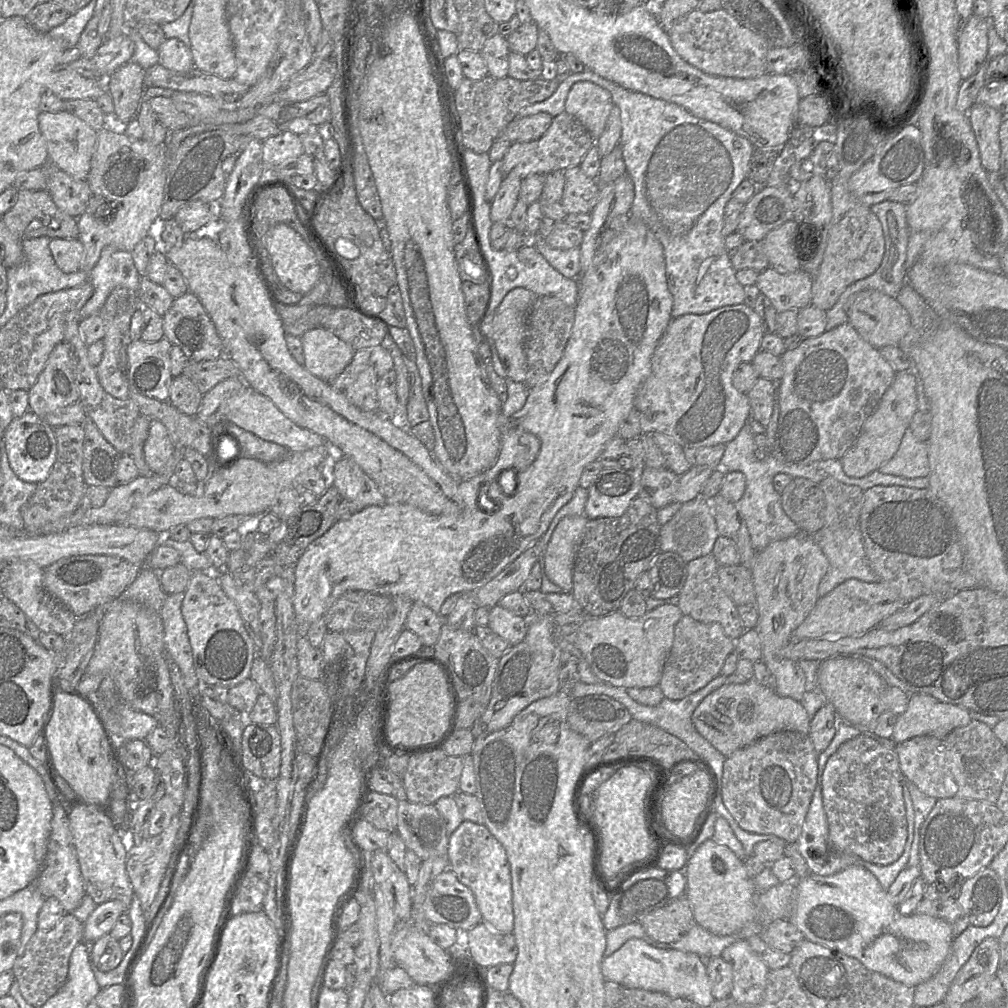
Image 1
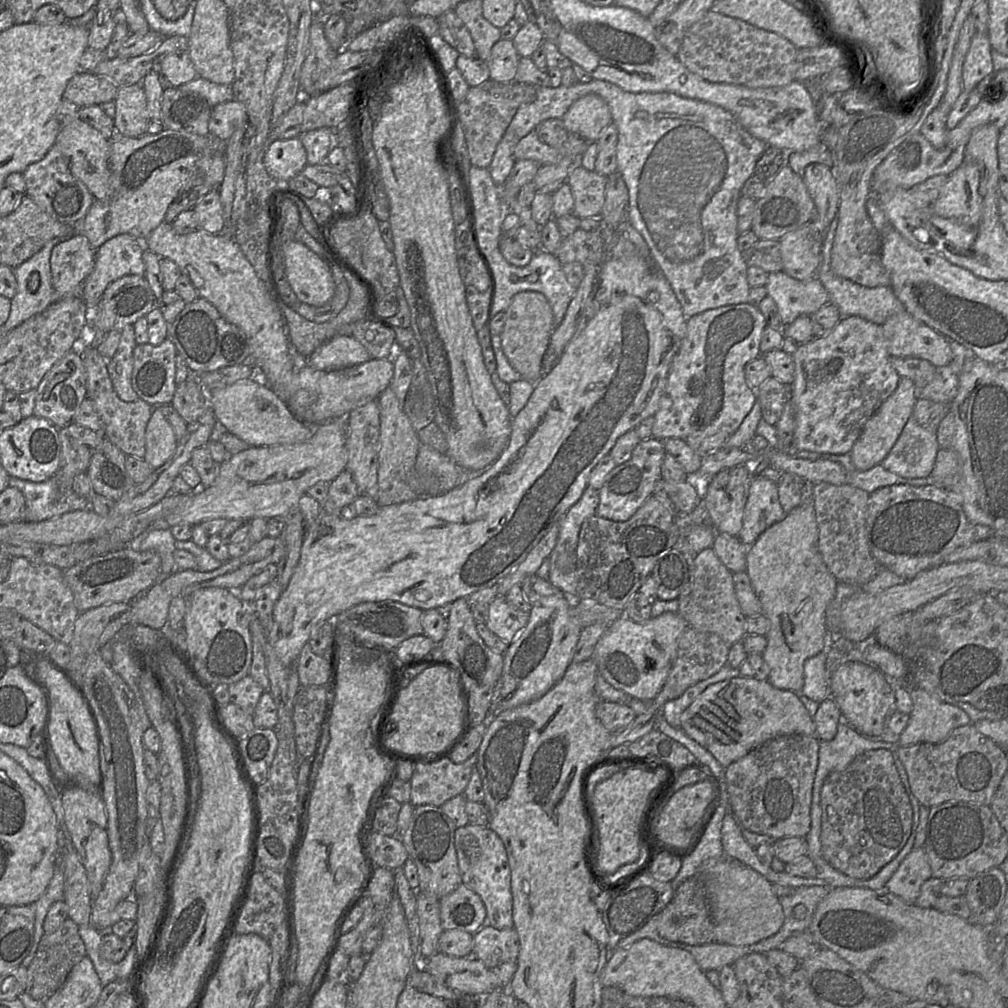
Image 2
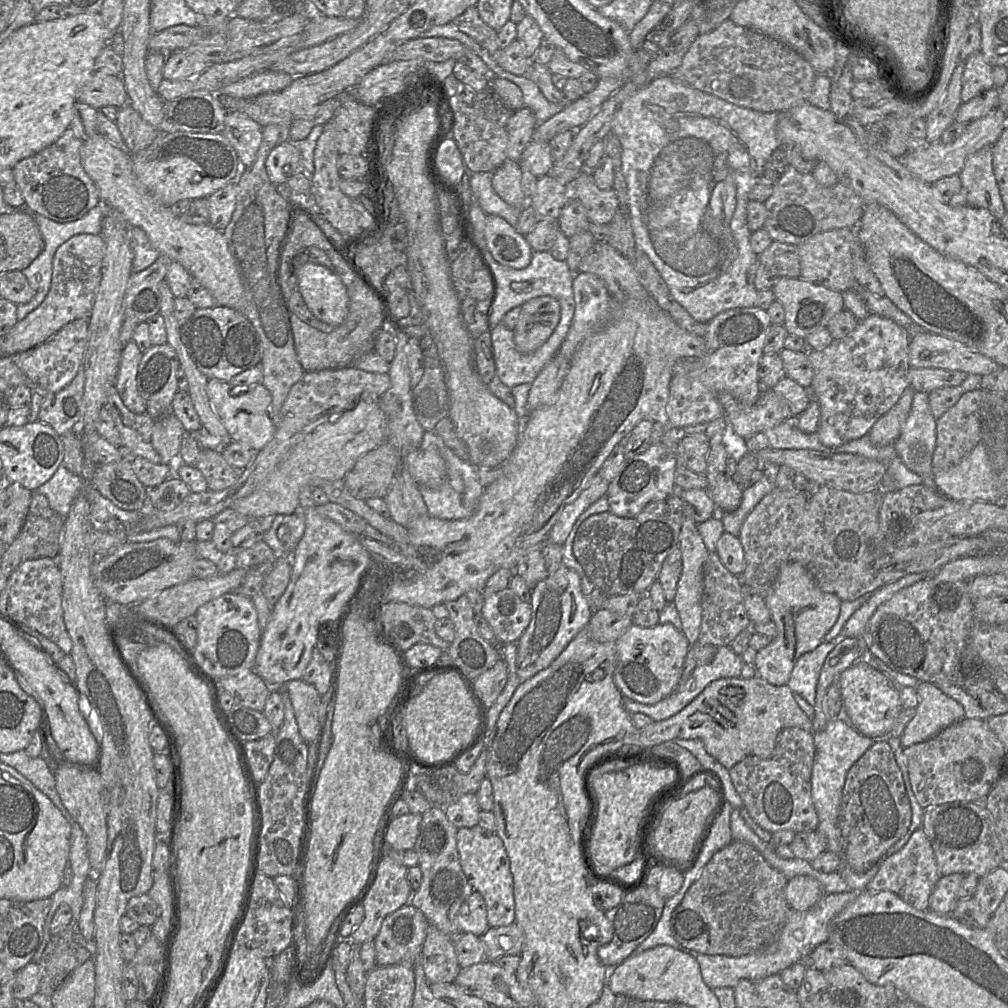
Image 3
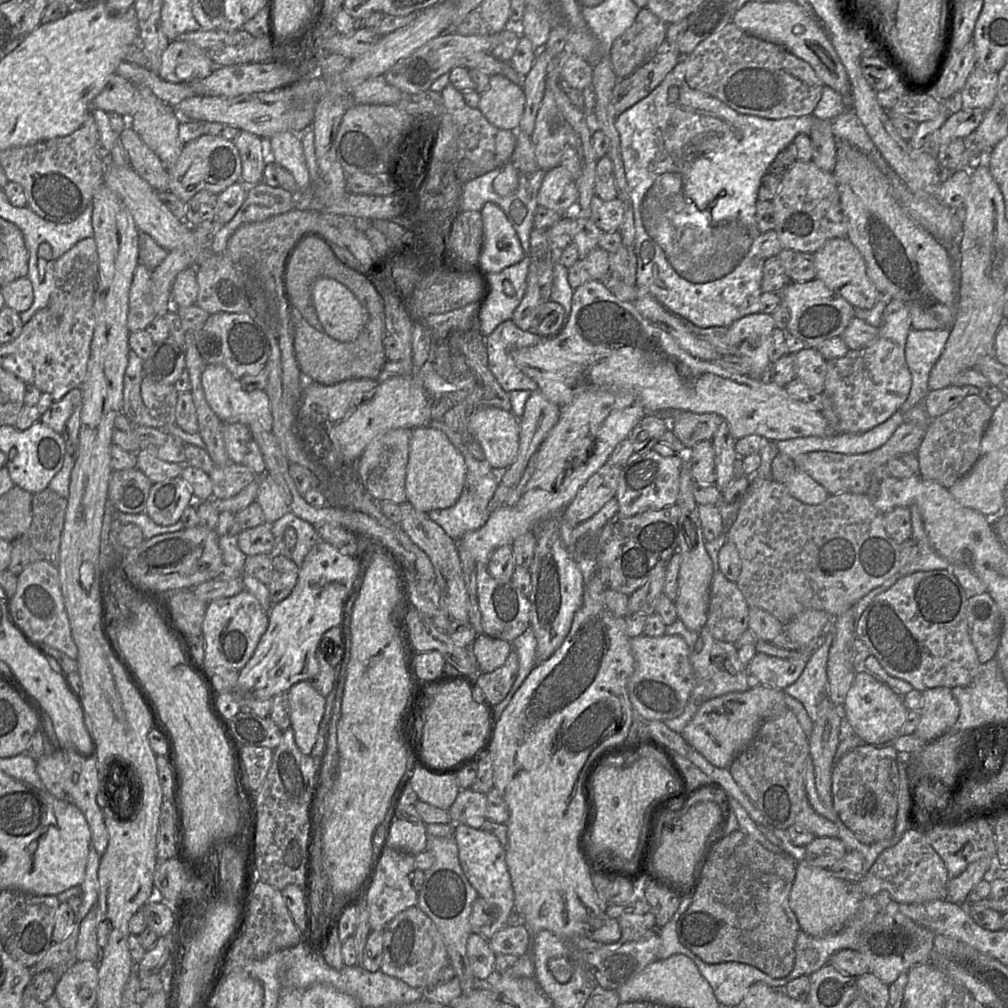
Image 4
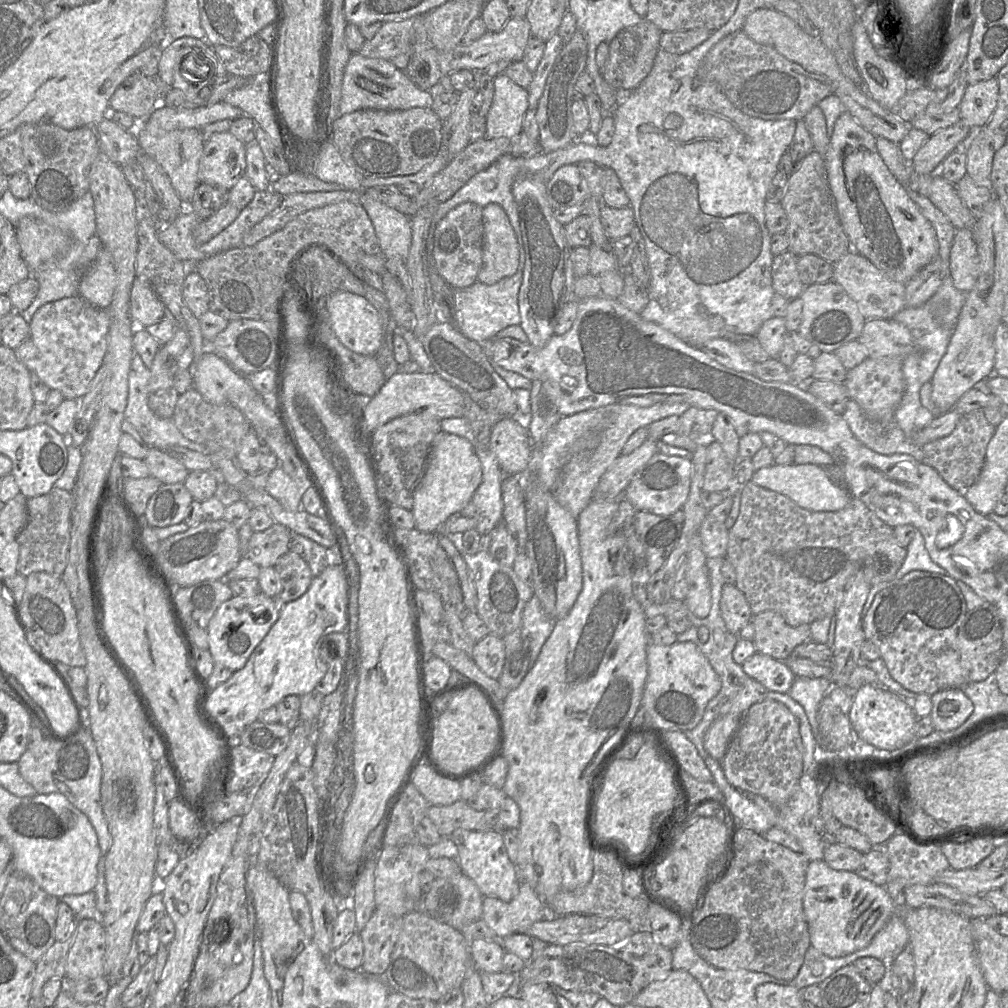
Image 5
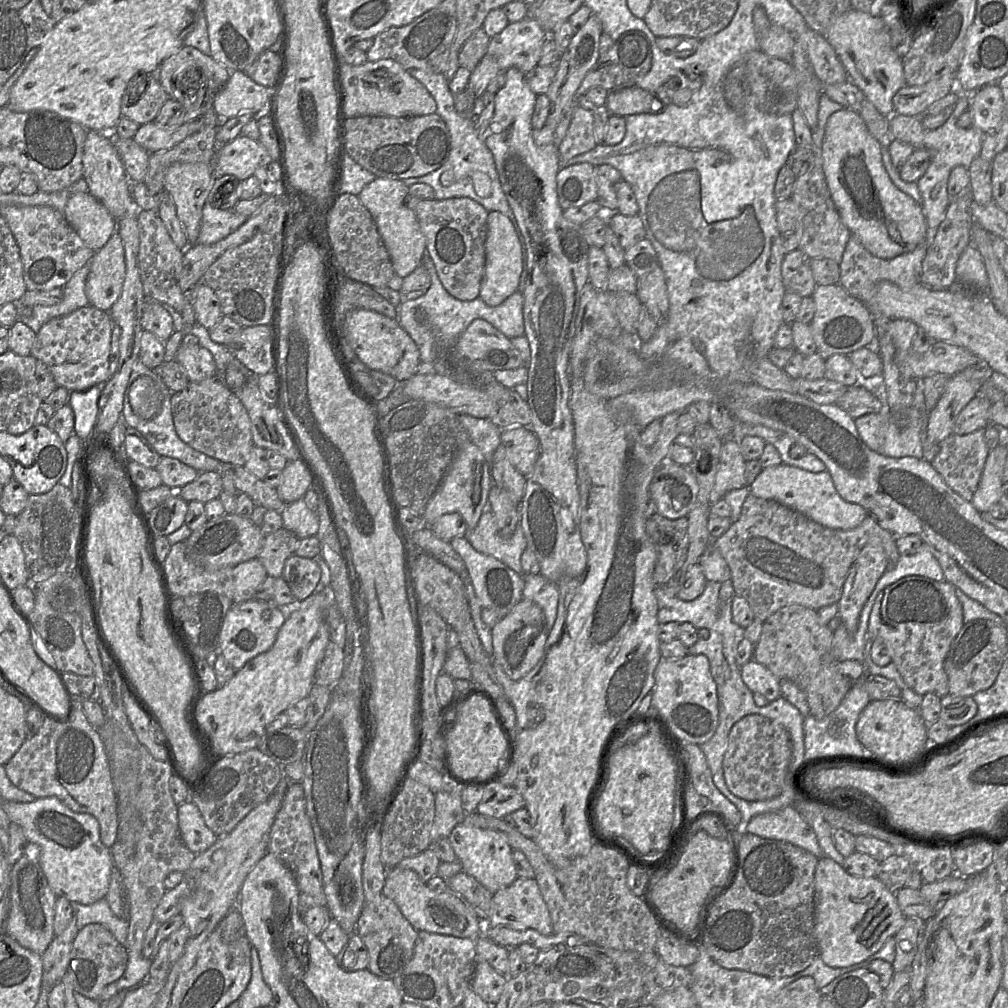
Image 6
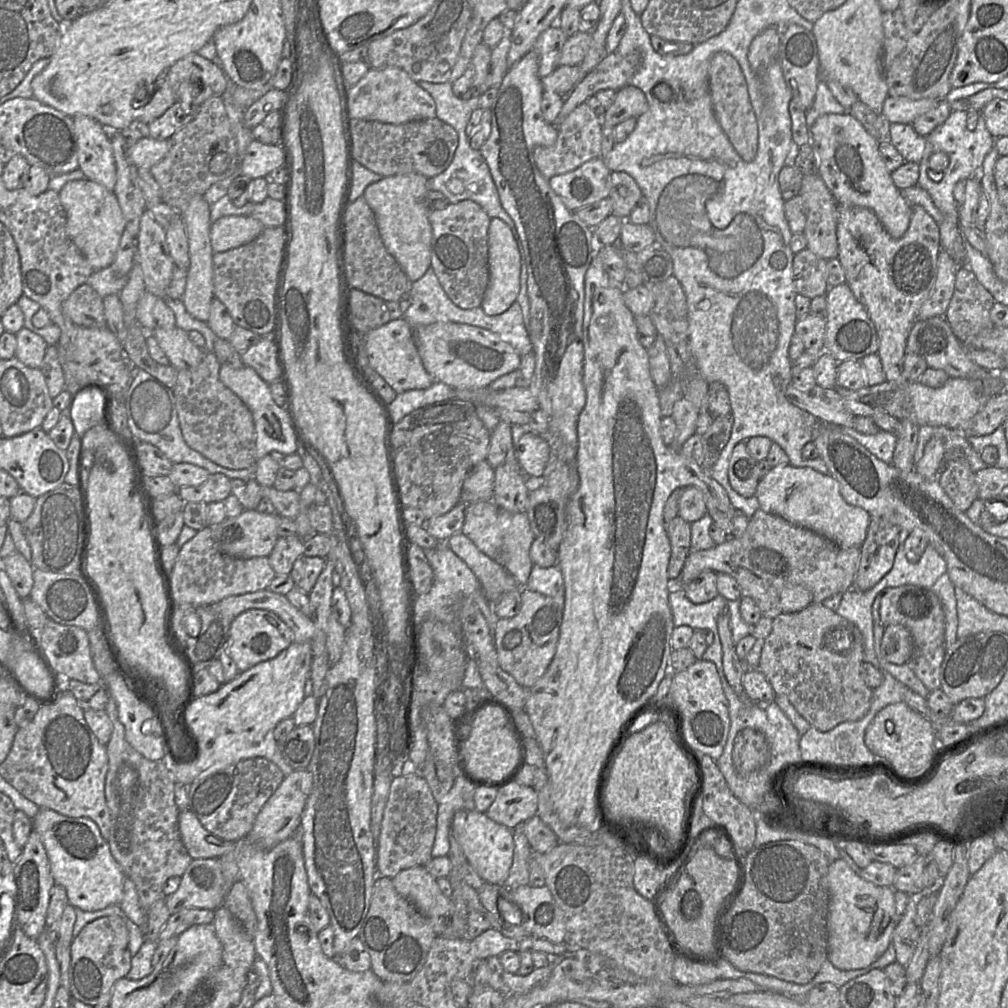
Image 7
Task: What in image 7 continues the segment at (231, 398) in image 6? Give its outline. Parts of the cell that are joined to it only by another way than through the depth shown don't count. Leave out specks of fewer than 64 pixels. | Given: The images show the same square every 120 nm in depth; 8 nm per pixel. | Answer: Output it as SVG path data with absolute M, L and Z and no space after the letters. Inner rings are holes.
M203 350L201 363L178 371L177 383L172 389L182 436L186 444L210 461L232 470L247 469L256 463L256 433L252 414L243 401L219 379L220 363L212 352Z

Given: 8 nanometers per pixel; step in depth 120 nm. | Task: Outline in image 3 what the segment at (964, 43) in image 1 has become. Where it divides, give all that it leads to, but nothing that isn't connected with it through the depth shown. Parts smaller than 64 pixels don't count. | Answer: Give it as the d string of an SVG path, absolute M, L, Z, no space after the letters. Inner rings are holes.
M981 51L971 54L965 60L961 91L963 103L994 87L992 68L984 60Z

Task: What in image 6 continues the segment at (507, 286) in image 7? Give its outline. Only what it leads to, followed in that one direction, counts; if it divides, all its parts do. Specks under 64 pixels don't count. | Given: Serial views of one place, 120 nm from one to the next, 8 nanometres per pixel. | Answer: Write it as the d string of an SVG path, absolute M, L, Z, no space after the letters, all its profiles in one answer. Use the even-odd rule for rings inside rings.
M499 211L488 212L485 241L485 267L479 297L488 306L498 306L518 290L522 272L522 255L519 240L511 221Z

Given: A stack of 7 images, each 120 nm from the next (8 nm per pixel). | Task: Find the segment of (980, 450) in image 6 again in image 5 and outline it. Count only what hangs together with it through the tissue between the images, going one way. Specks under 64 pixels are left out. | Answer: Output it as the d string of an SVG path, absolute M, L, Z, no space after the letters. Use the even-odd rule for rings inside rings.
M983 410L962 414L949 435L933 440L922 447L922 463L933 468L950 487L964 497L981 473L986 449L994 431L995 427L987 421Z

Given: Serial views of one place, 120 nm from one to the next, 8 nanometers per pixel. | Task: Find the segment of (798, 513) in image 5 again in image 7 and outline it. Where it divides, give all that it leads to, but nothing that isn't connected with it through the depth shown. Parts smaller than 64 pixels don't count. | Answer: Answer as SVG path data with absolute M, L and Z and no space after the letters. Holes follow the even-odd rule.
M760 508L750 517L741 536L727 536L723 543L710 549L691 550L679 580L672 583L673 587L684 588L704 570L727 573L741 587L742 596L753 598L762 616L773 619L782 612L780 593L787 586L805 587L812 593L813 603L822 603L826 598L852 588L859 559L859 547L840 547L808 528Z

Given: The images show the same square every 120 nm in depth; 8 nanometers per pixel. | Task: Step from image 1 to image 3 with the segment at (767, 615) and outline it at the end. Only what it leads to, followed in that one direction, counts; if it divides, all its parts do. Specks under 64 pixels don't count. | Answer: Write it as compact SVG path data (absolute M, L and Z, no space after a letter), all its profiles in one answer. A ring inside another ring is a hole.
M799 562L784 564L768 593L764 597L775 623L777 634L769 645L757 651L754 667L757 675L768 683L787 685L798 659L813 651L836 622L841 600L831 593L822 591L807 569Z

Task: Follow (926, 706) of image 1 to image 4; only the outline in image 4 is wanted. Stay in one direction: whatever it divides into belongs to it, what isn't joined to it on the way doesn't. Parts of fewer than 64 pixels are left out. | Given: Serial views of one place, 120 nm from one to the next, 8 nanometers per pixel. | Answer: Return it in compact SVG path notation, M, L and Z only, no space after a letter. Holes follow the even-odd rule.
M931 688L922 691L921 695L920 722L914 734L924 741L932 741L954 726L960 708L949 688Z

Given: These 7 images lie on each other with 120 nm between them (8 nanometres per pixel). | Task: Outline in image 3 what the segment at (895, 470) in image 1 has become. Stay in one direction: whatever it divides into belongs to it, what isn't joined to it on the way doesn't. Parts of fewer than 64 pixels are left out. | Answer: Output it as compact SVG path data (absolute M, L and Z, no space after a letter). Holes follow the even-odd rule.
M914 392L909 415L893 444L897 456L905 467L923 477L932 475L932 456L936 444L936 419L930 411L928 395L926 392Z

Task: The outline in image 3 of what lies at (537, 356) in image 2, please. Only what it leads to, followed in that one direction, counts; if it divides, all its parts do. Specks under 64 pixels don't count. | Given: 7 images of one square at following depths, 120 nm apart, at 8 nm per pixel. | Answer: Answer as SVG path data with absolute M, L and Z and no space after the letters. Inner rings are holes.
M550 296L525 302L513 329L516 349L529 354L541 347L552 335L560 320L560 305Z

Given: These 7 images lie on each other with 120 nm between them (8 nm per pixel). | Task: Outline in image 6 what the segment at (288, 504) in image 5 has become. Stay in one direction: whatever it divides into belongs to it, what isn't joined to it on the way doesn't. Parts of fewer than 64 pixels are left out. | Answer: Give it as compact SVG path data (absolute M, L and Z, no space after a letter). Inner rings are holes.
M298 459L290 460L282 470L282 474L282 483L276 491L285 504L303 498L308 489L311 488L311 476Z

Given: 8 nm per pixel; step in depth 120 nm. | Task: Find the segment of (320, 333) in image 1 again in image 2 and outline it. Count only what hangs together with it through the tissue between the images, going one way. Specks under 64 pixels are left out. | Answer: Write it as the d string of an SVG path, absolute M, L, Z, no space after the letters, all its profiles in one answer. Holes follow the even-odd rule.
M337 335L319 346L308 357L308 365L330 371L361 364L370 359L366 348L352 335Z

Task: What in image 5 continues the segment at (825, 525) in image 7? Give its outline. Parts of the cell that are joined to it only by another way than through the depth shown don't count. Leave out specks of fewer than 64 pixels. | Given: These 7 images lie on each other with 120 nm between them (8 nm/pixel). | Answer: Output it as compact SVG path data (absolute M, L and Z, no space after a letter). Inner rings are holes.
M773 464L756 470L751 481L758 486L783 494L801 508L813 512L839 511L845 508L851 499L846 488L834 484L823 467L814 464Z

